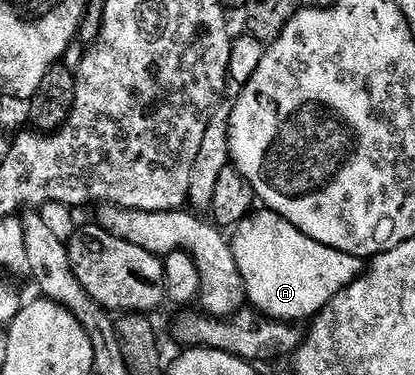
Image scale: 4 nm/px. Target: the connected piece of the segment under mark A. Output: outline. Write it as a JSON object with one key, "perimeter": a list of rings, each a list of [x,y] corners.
{"perimeter":[[[266,208],[248,214],[238,226],[234,227],[229,241],[237,266],[244,278],[246,301],[263,317],[276,318],[278,322],[299,324],[304,321],[302,318],[314,319],[319,311],[324,310],[334,300],[337,292],[341,292],[350,282],[355,281],[365,269],[364,259],[355,258],[354,255],[346,254],[337,248],[329,248],[305,236],[305,232],[293,228],[289,220]]]}

